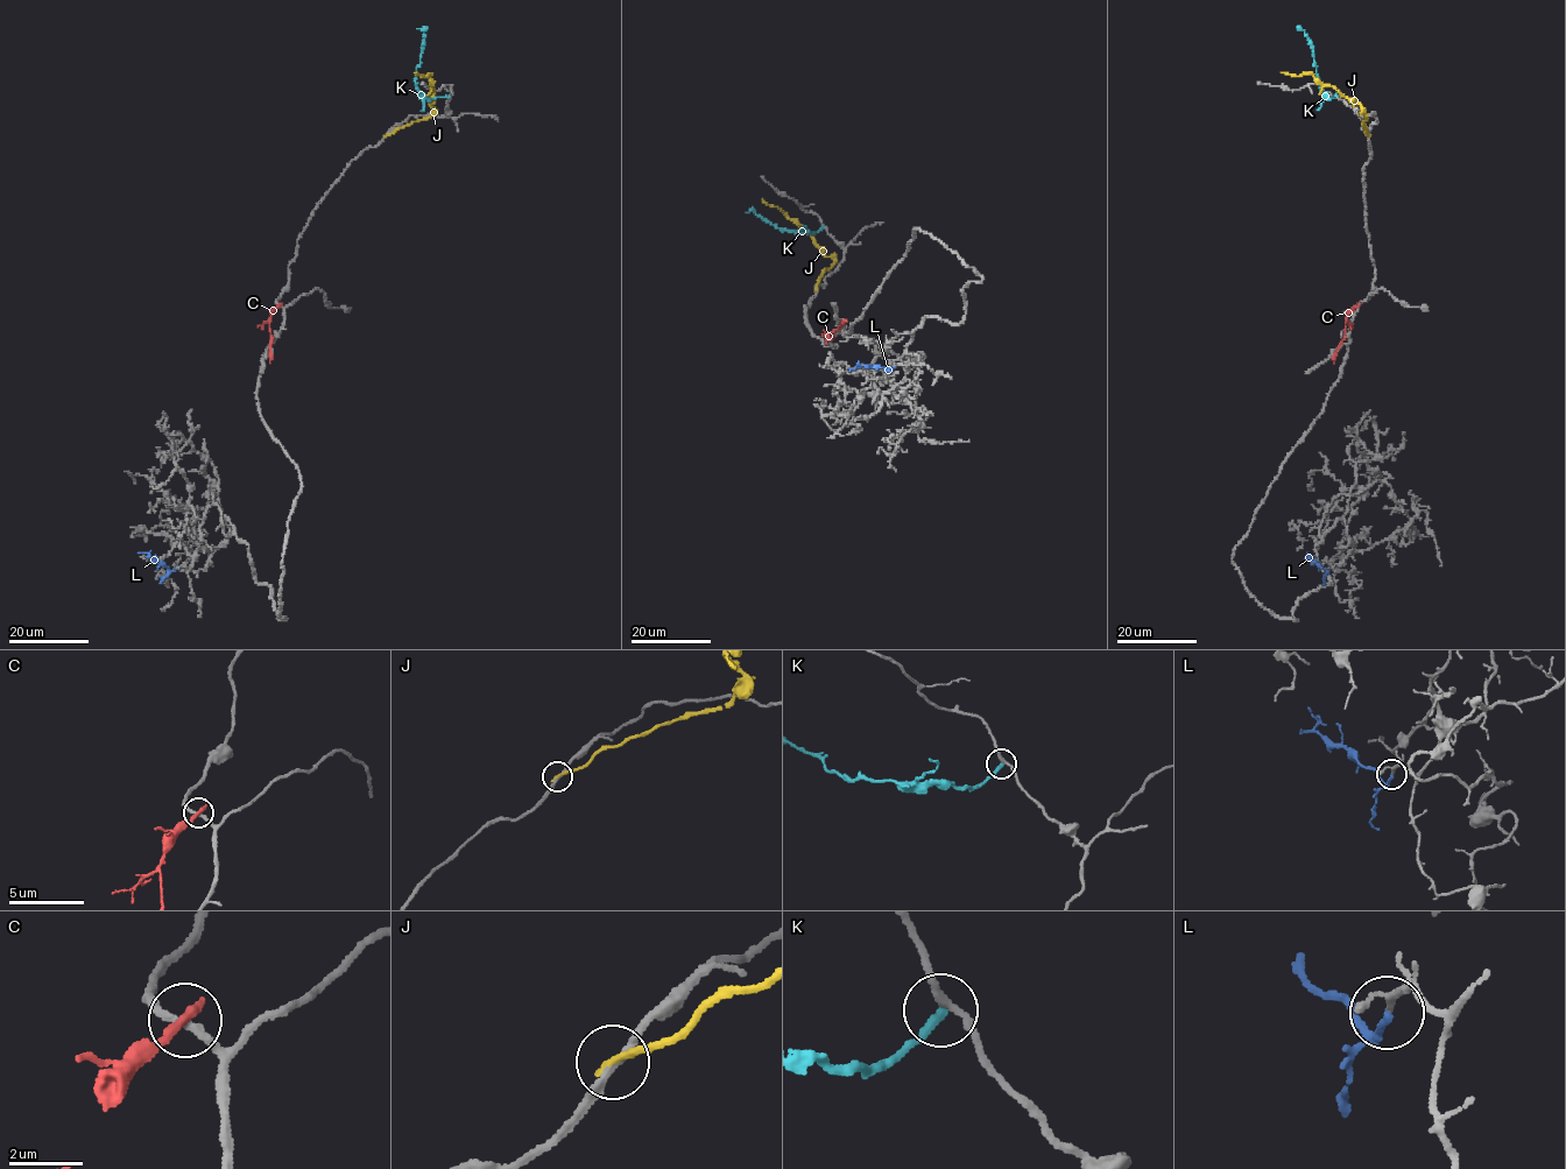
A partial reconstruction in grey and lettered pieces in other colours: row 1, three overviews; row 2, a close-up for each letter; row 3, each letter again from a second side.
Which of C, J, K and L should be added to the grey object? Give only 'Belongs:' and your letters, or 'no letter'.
Belongs: L

